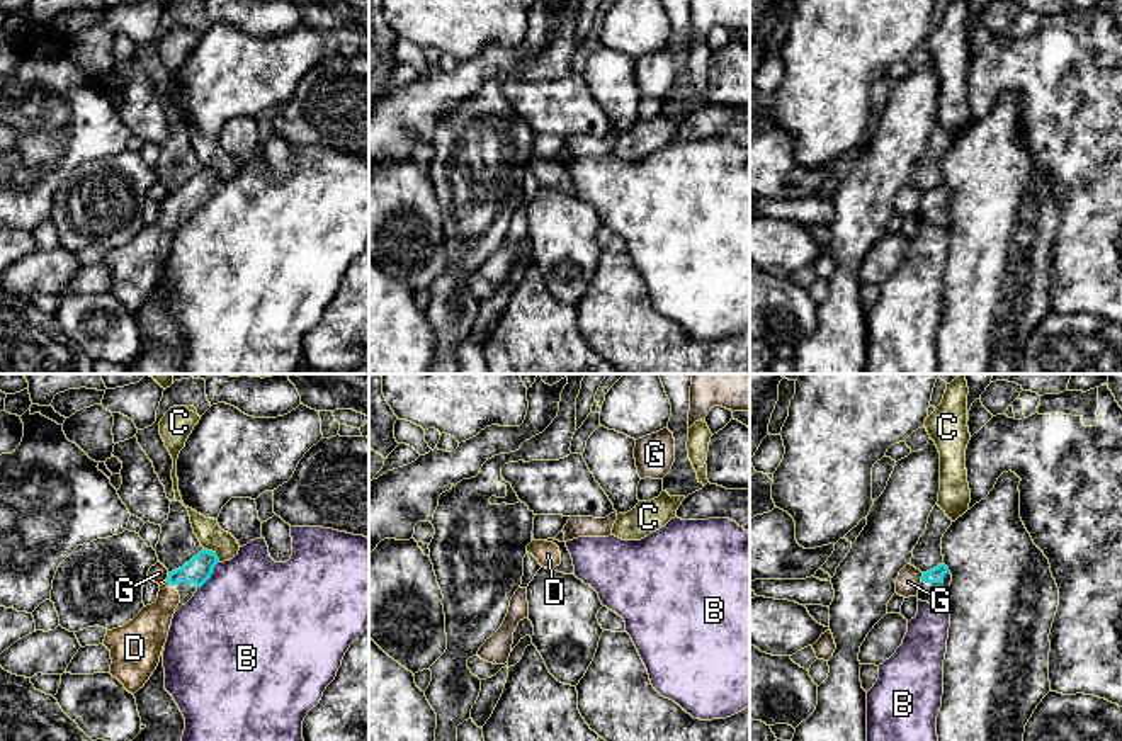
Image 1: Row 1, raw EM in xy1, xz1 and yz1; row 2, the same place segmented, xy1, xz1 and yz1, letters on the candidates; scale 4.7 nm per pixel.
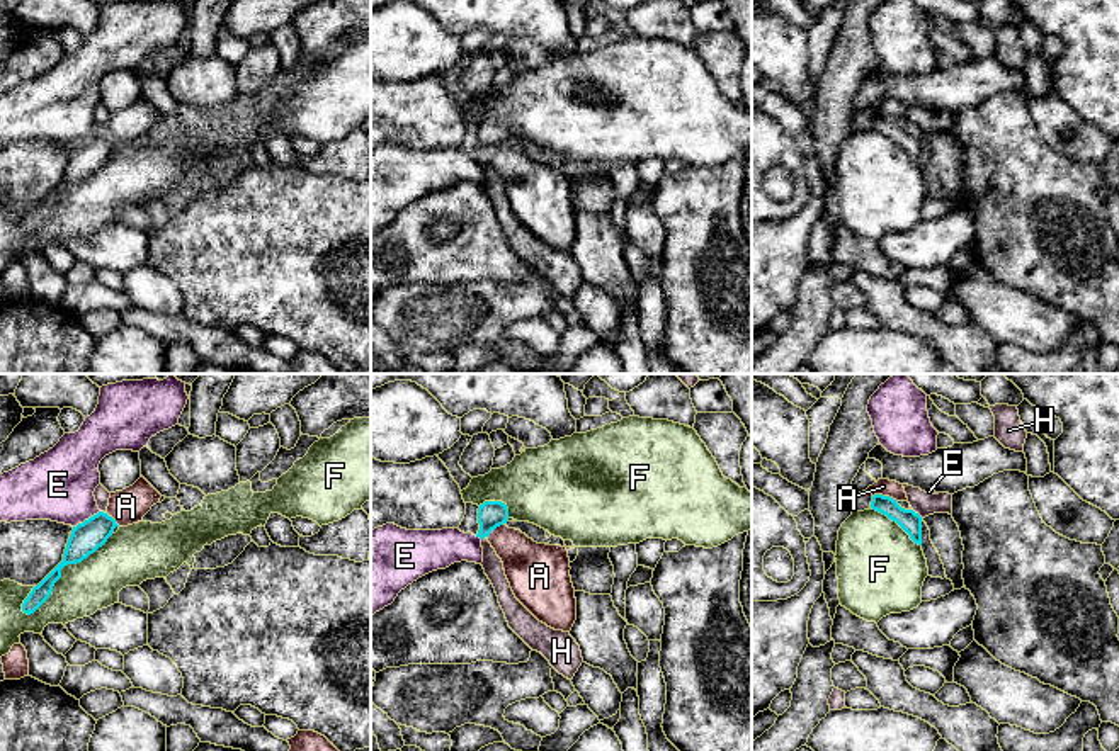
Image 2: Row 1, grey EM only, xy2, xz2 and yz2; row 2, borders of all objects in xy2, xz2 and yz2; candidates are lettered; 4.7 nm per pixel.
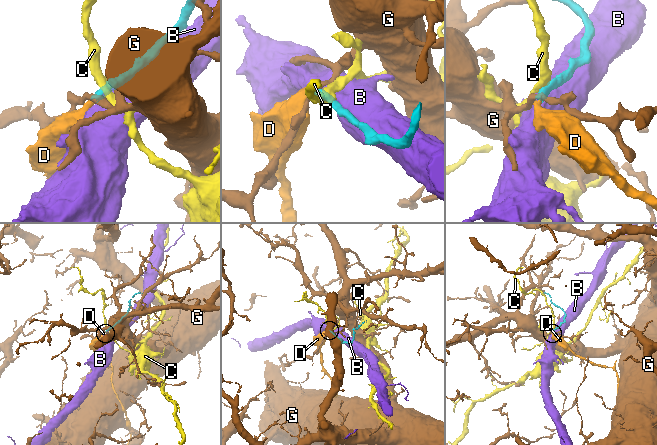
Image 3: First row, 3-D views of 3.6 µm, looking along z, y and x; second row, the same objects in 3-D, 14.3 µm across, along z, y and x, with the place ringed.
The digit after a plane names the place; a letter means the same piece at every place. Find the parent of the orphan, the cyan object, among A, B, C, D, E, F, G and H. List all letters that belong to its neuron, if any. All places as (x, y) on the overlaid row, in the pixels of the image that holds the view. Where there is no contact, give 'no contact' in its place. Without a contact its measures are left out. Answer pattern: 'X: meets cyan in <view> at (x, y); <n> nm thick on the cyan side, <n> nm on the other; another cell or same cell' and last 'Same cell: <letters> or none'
A: meets cyan in yz2 at (885, 496); 100 nm thick on the cyan side, 80 nm on the other; another cell
B: meets cyan in xy1 at (211, 573); 120 nm thick on the cyan side, 480 nm on the other; another cell
C: meets cyan in xy1 at (213, 553); 120 nm thick on the cyan side, 120 nm on the other; another cell
D: meets cyan in xy1 at (170, 583); 120 nm thick on the cyan side, 190 nm on the other; same cell
E: meets cyan in xy2 at (85, 520); 150 nm thick on the cyan side, 340 nm on the other; another cell
F: meets cyan in xy2 at (60, 571); 150 nm thick on the cyan side, 240 nm on the other; another cell
G: meets cyan in yz1 at (922, 576); 70 nm thick on the cyan side, 110 nm on the other; another cell
H: meets cyan in yz2 at (917, 513); 100 nm thick on the cyan side, 110 nm on the other; another cell
Same cell: D

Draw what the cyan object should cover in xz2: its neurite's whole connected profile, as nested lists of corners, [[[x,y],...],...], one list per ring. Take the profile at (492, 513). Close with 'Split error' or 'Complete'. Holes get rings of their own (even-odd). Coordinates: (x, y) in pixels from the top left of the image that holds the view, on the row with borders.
[[[485,501],[478,508],[478,523],[480,530],[476,537],[485,539],[490,535],[491,530],[507,523],[508,520],[508,508],[502,501]]]. Complete

